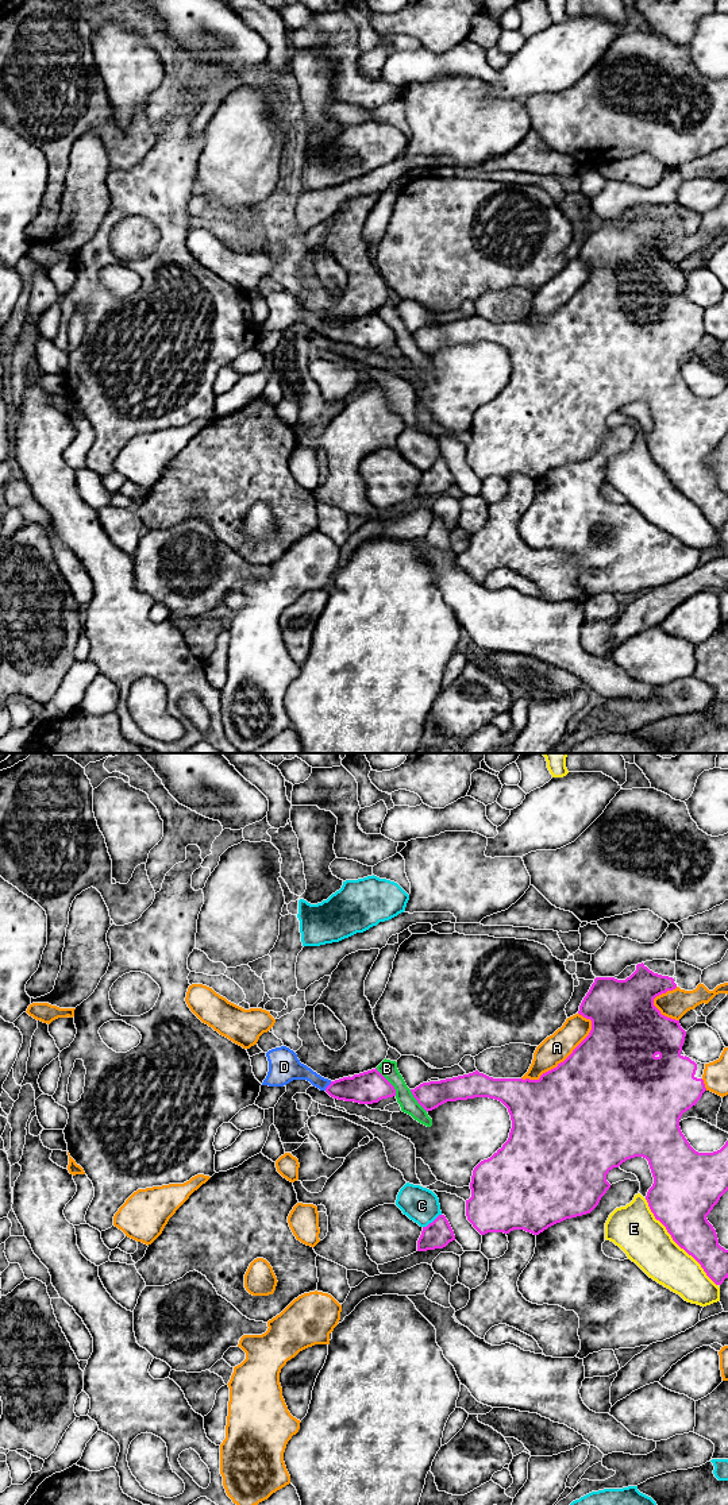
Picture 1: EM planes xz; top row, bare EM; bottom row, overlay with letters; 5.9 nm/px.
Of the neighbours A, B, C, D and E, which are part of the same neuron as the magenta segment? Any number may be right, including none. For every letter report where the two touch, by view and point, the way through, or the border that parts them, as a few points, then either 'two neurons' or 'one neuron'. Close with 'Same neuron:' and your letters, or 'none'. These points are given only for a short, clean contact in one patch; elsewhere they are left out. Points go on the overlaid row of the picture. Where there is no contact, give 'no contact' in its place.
A: meets magenta in xz at (563, 1061); two neurons
B: meets magenta in xz at (388, 1081); two neurons
C: meets magenta in xz at (432, 1222); two neurons
D: meets magenta in xz at (328, 1085); runs through xz (370, 1087), (328, 1085), (291, 1068); one neuron
E: meets magenta in xz at (677, 1243); two neurons
Same neuron: D

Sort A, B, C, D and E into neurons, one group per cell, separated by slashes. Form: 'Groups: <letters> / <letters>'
Groups: A / B / C / D / E

